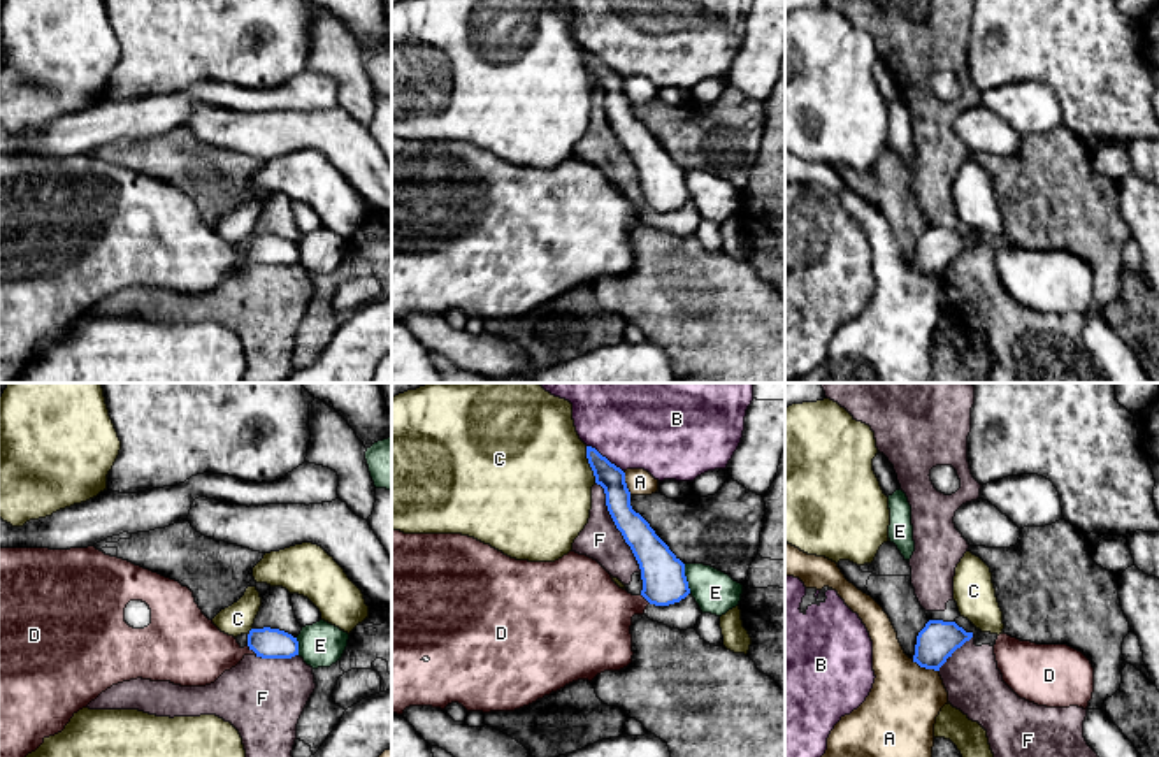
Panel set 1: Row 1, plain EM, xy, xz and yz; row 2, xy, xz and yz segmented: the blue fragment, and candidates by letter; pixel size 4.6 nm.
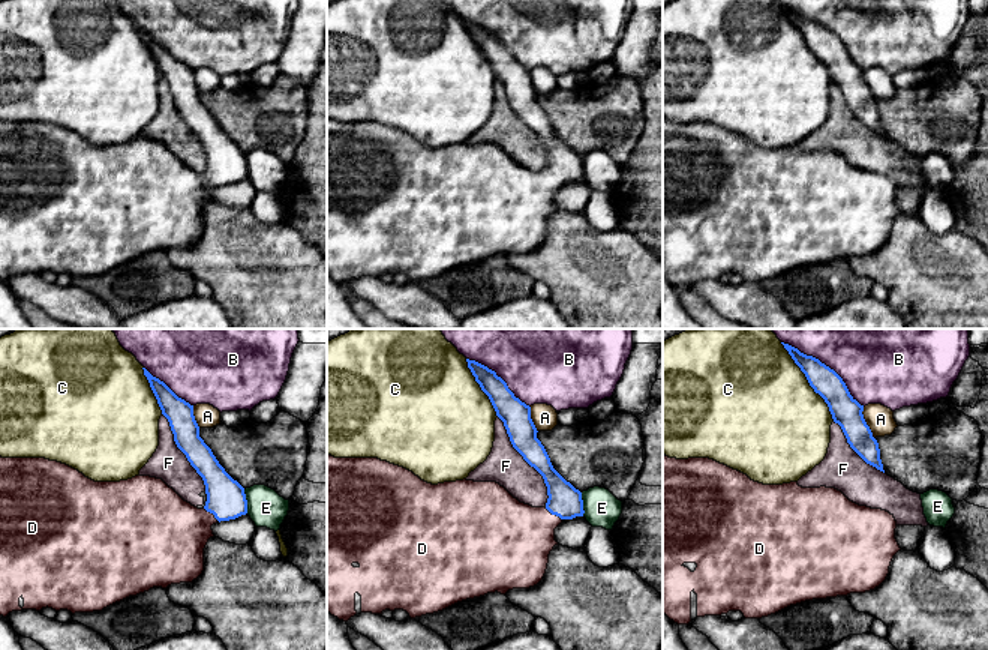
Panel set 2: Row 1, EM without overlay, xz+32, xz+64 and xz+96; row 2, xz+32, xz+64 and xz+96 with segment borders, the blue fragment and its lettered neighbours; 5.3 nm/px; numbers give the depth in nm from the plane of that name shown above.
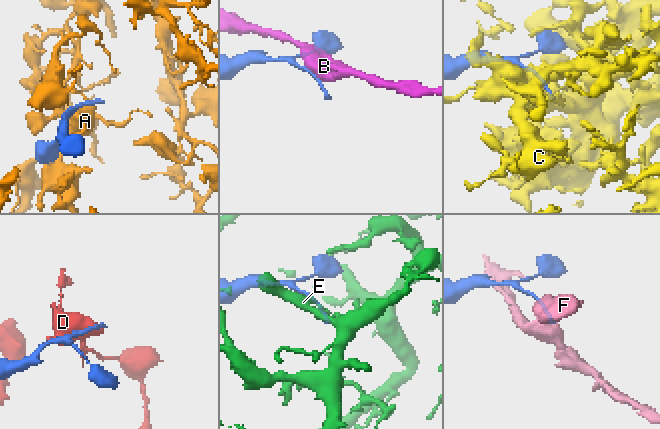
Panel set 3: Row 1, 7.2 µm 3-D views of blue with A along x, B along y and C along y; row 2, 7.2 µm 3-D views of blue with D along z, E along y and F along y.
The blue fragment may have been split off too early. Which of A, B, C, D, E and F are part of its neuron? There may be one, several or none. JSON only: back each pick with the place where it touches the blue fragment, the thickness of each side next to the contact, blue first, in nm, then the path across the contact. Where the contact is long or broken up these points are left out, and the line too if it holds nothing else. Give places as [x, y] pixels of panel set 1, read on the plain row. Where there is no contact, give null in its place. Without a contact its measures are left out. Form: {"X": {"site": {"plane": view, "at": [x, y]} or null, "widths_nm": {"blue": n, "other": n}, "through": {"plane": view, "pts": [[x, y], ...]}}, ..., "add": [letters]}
{"D": {"site": {"plane": "xy", "at": [251, 255]}, "widths_nm": {"blue": 140, "other": 300}, "through": {"plane": "xy", "pts": [[269, 250], [259, 250], [251, 255], [243, 259], [197, 259]]}}, "add": ["D"]}

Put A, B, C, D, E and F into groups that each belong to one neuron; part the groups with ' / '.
A / B / C / D / E / F

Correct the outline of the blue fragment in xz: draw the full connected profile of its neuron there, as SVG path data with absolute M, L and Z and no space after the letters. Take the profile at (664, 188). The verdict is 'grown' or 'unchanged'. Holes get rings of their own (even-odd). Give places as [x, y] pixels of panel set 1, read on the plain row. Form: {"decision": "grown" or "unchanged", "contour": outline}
{"decision": "grown", "contour": "M587 53L587 65L595 90L604 95L608 118L639 170L641 200L620 195L597 167L576 158L555 169L529 169L462 141L392 137L392 320L402 321L409 313L444 316L451 309L467 318L515 318L572 288L620 278L634 262L632 223L643 221L648 211L669 213L690 200L685 170L632 116L625 79L592 53Z"}

